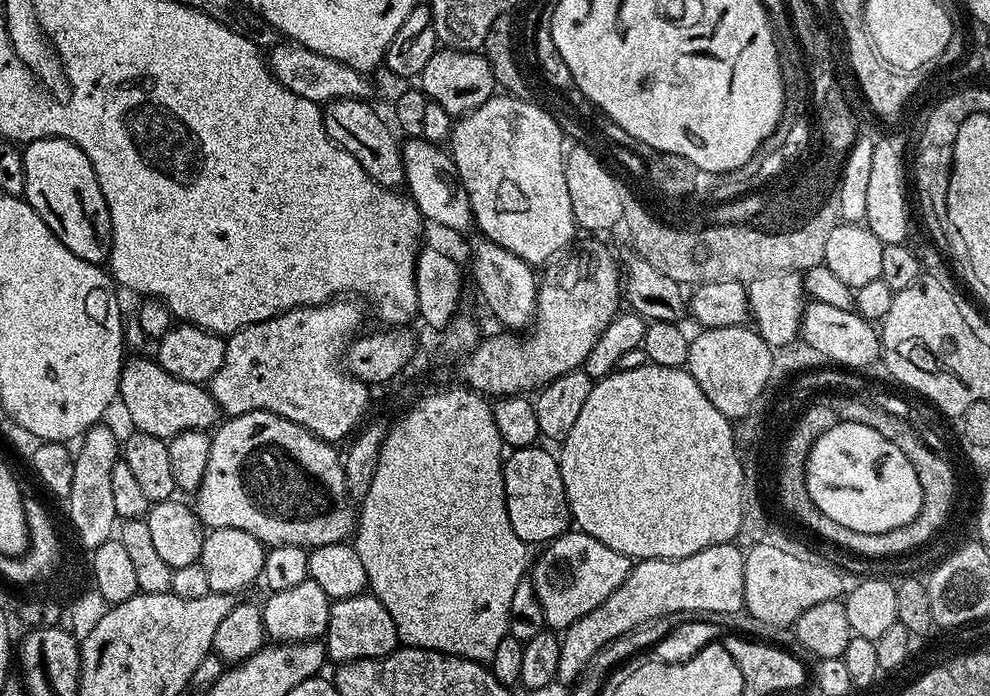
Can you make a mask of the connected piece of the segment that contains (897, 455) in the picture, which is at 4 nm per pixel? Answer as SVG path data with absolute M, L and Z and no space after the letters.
M837 422L813 442L804 481L814 506L846 530L882 534L914 522L924 511L924 487L910 458L877 430L858 422Z

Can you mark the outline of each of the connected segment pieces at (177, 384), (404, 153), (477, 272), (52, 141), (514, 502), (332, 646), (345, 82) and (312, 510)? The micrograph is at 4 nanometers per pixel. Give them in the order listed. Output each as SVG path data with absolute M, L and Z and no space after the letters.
M152 358L125 359L124 366L120 369L118 400L119 403L124 403L124 408L132 419L131 427L135 431L154 434L160 440L169 441L173 436L195 428L211 429L222 416L220 409L212 401L212 395L207 387L182 382L166 374L166 370L162 370L162 366Z
M408 138L403 141L400 156L404 159L406 192L425 221L433 220L452 232L464 232L473 227L472 207L466 190L460 187L454 171L452 157L439 144L431 144L423 138Z
M477 239L472 248L472 276L476 279L476 288L484 299L484 304L505 324L505 329L524 330L531 325L532 317L536 315L536 289L538 276L533 265L525 263L522 258L510 254L493 240Z
M57 136L31 141L23 154L26 170L23 199L54 230L70 254L78 254L78 258L91 264L103 265L112 254L112 223L90 158L74 142Z
M541 446L518 448L507 453L503 461L506 514L514 534L529 546L547 545L563 536L573 523L572 511L568 509L566 486L562 486L560 461Z
M365 594L333 603L330 610L330 618L328 619L328 629L323 634L322 643L326 649L327 659L329 661L336 660L335 663L337 665L342 665L350 663L351 660L389 656L398 647L398 637L394 626L394 618L390 618L386 607L384 607L378 597L373 594Z
M291 42L277 43L269 52L272 53L269 56L267 53L266 63L276 81L286 86L286 90L310 102L323 106L331 100L363 100L371 97L372 88L368 85L369 77L334 58L326 58L314 50Z
M247 412L241 416L225 419L223 423L211 433L211 438L210 462L206 462L204 476L200 479L200 486L194 493L194 499L196 499L194 511L196 515L200 517L200 522L204 525L205 529L233 528L234 530L246 530L246 534L254 534L254 538L258 538L261 544L265 546L303 544L309 549L317 548L323 544L338 544L347 541L349 537L355 533L358 512L355 507L348 508L350 489L348 489L344 481L344 461L341 453L336 453L335 450L332 449L335 447L333 447L329 441L316 439L312 433L308 432L302 426L298 426L294 422L290 422L286 418L282 418L273 412Z

